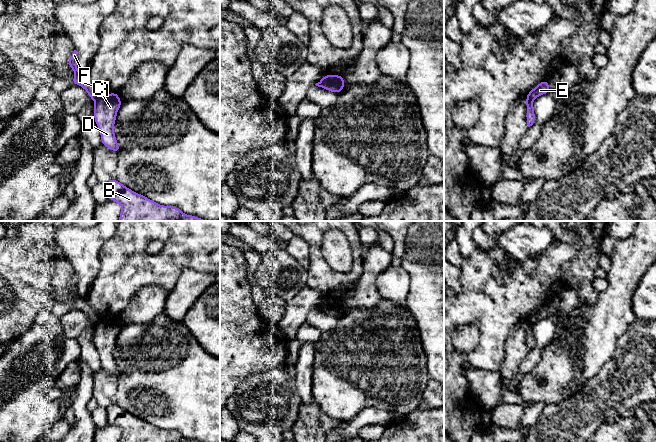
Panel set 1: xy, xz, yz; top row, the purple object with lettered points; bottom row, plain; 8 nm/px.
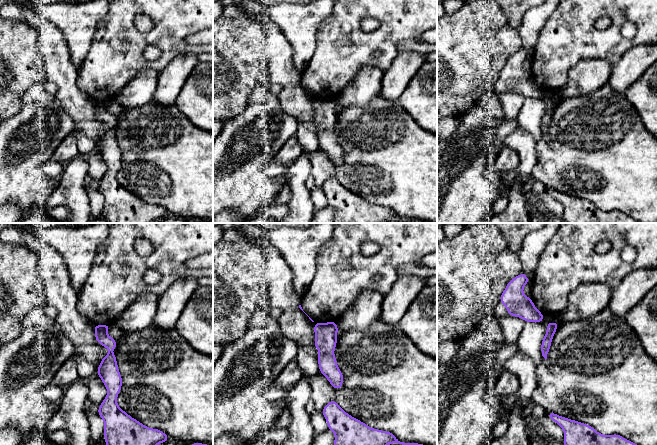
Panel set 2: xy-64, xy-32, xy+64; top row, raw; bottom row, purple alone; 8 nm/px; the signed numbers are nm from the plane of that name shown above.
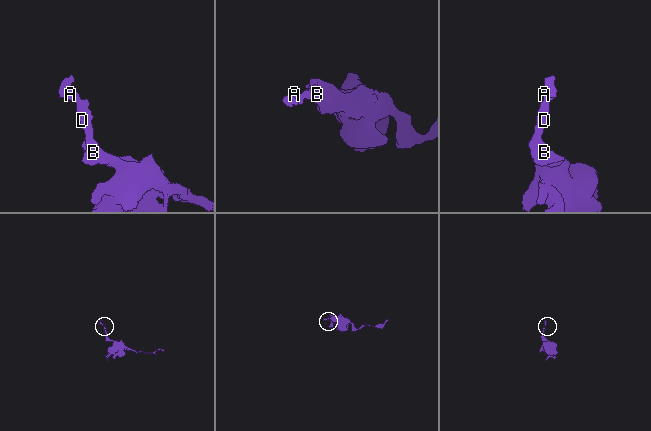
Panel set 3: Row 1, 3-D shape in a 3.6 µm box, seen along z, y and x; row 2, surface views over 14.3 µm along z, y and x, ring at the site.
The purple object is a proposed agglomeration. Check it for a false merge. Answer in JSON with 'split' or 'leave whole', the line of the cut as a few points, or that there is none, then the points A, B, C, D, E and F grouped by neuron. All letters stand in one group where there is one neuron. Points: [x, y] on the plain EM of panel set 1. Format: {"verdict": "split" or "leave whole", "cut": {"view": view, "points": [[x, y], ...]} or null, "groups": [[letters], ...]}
{"verdict": "split", "cut": {"view": "xy", "points": [[101, 319], [94, 324]]}, "groups": [["A", "E", "F"], ["B", "C", "D"]]}

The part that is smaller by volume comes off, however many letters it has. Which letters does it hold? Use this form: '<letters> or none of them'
A, E, F

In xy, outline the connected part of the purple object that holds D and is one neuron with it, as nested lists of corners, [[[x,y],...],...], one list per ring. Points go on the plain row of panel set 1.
[[[117,317],[101,319],[95,324],[94,344],[98,350],[101,367],[114,376],[119,376],[120,371],[114,357],[117,336],[122,328]]]

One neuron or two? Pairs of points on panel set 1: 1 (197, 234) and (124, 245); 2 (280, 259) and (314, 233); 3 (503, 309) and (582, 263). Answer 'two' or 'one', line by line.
1: one
2: two
3: two

